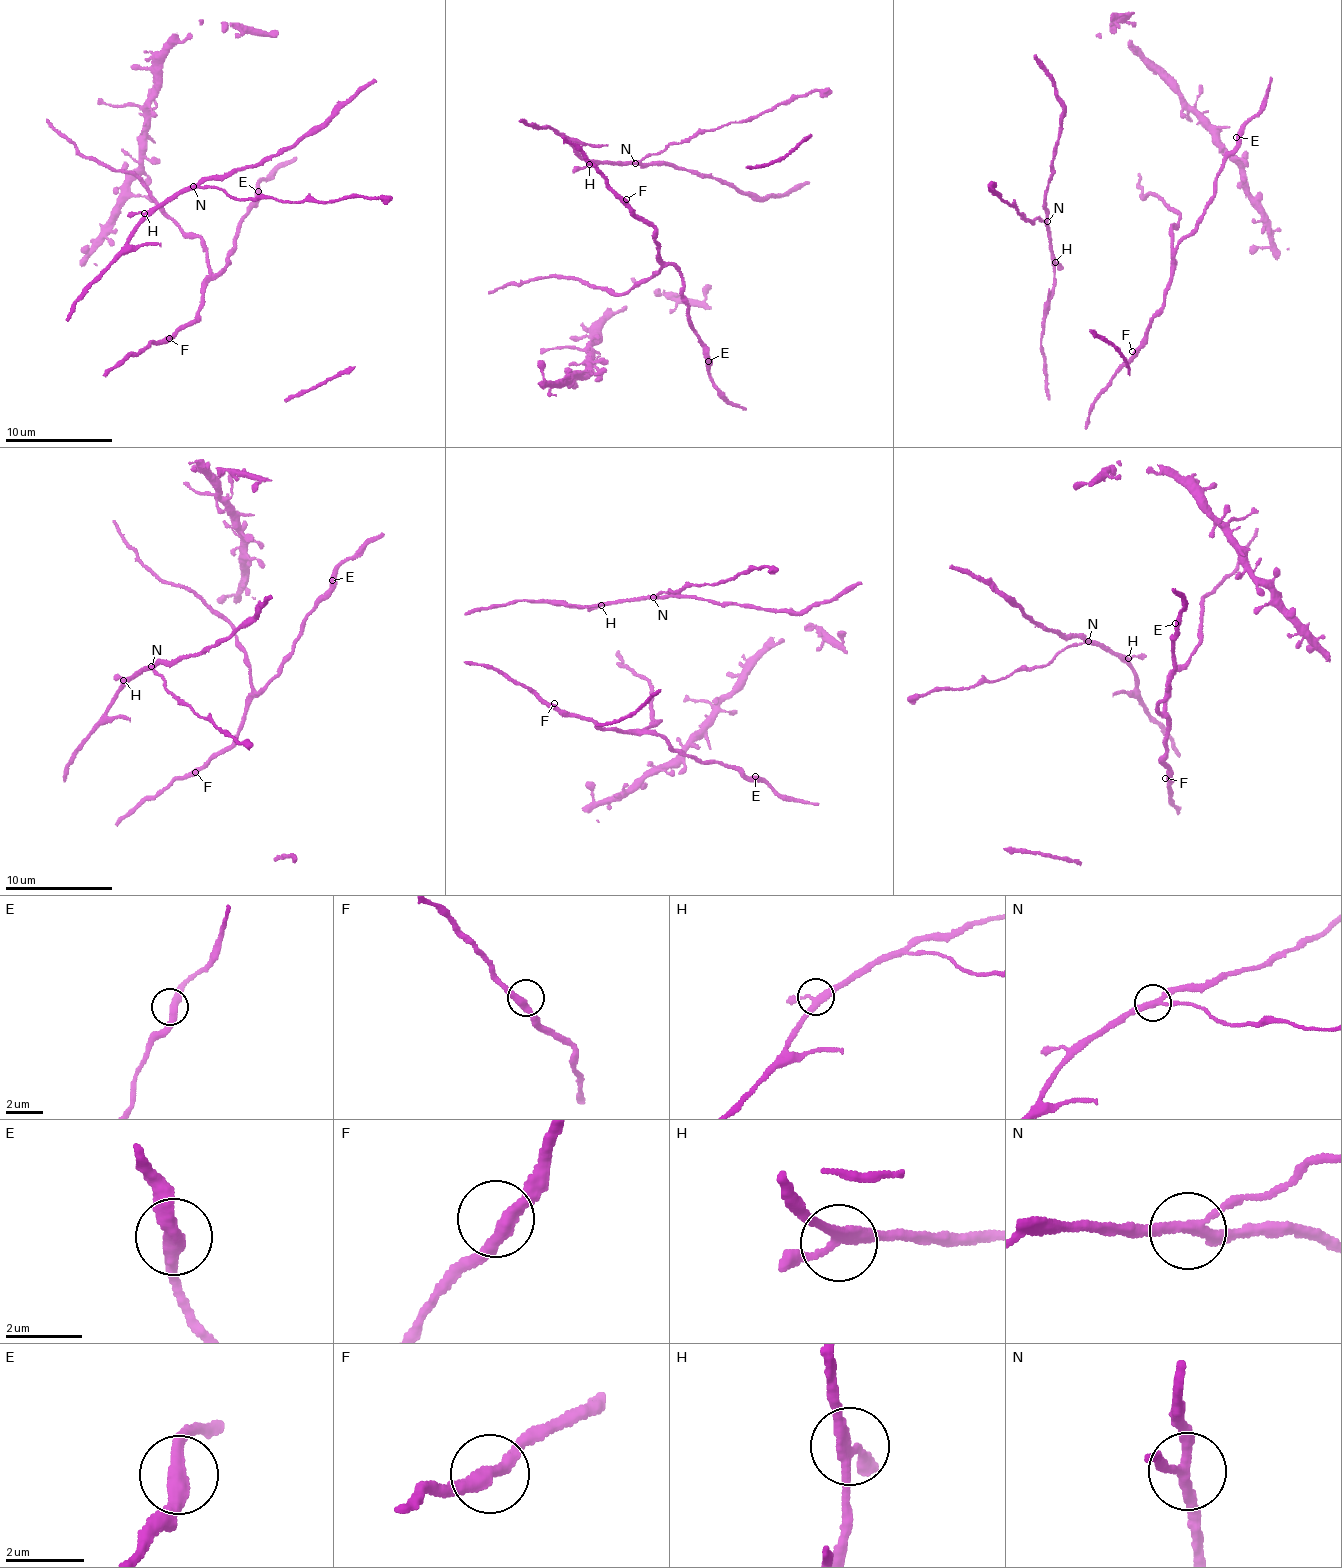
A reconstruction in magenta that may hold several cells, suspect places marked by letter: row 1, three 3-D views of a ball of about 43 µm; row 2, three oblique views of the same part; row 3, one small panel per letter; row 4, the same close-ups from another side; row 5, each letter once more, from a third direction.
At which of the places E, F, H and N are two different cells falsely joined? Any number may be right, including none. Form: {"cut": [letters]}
{"cut": ["N"]}

